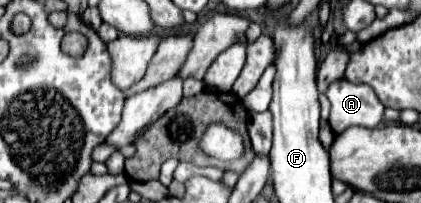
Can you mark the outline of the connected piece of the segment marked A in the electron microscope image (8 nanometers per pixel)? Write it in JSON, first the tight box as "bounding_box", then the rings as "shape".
{"bounding_box":[327,78,385,134],"shape":[[[341,78],[327,88],[327,98],[331,102],[329,124],[335,134],[341,134],[349,126],[377,128],[383,122],[385,108],[365,84],[353,84]]]}

